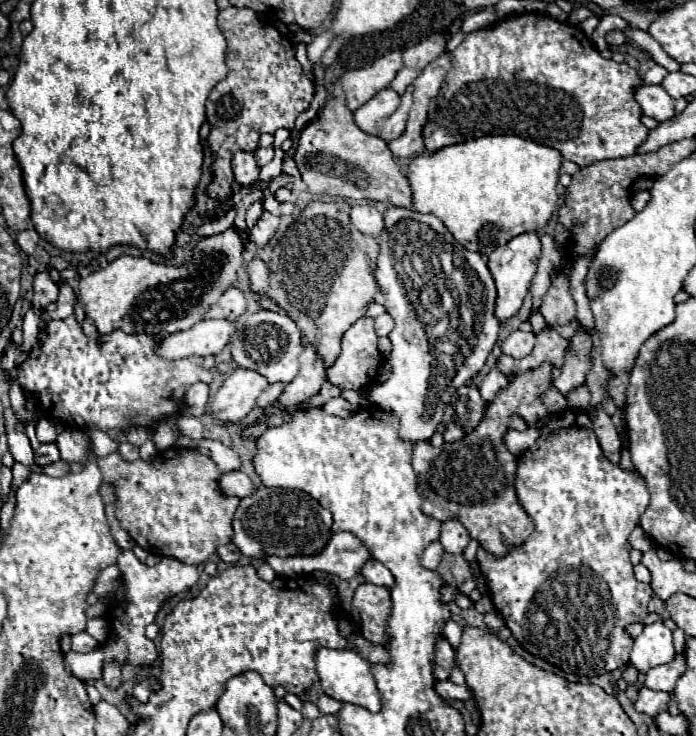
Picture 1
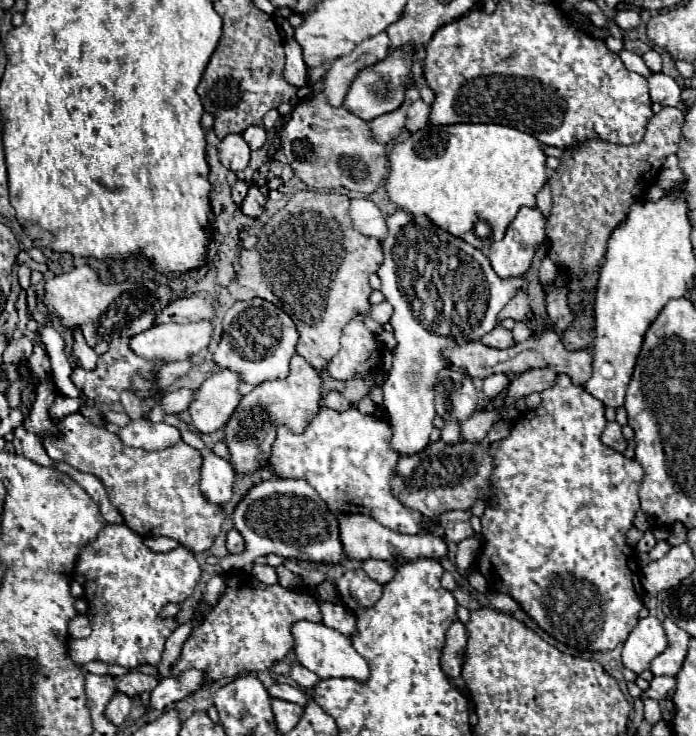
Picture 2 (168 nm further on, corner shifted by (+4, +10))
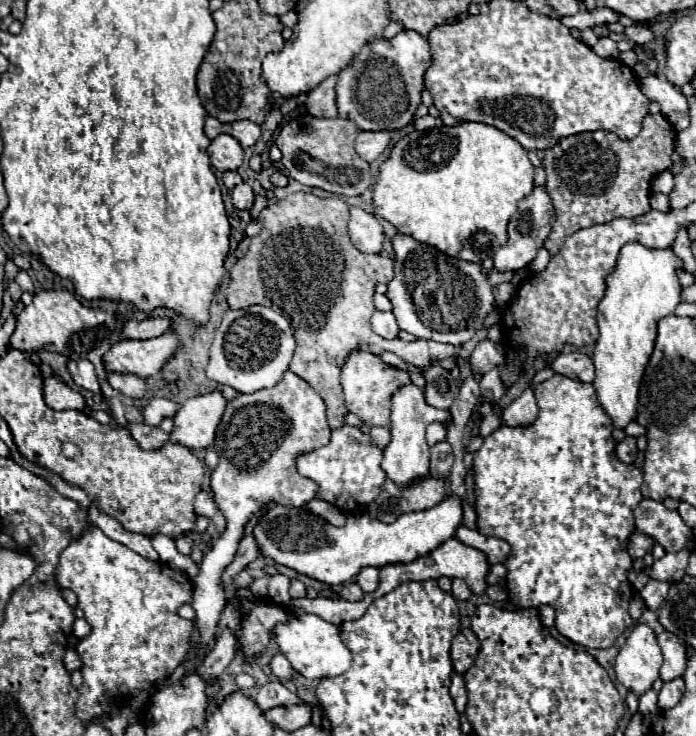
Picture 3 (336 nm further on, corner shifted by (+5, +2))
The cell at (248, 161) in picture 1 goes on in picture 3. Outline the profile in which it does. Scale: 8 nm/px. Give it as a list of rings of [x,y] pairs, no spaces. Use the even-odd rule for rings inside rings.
[[[218,135],[216,139],[212,139],[206,153],[210,157],[210,163],[218,171],[234,171],[244,161],[244,149],[230,135]]]

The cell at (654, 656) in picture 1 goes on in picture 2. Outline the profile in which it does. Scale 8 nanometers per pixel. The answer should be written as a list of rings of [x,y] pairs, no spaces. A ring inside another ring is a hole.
[[[653,615],[639,619],[635,629],[623,643],[623,655],[621,655],[623,665],[639,675],[649,667],[653,657],[663,653],[665,647],[667,647],[667,635],[663,623]]]

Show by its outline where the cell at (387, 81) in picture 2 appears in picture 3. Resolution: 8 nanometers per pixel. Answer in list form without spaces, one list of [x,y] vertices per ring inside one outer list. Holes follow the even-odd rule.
[[[410,29],[396,33],[392,39],[378,37],[366,43],[354,55],[350,65],[338,73],[338,83],[336,83],[338,115],[342,119],[354,121],[360,131],[396,131],[410,125],[414,121],[416,107],[420,105],[420,93],[424,91],[424,73],[430,65],[432,65],[430,43],[426,41],[426,37]]]

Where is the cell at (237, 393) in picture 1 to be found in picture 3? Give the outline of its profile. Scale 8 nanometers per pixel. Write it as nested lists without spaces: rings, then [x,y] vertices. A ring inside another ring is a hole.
[[[220,391],[188,399],[174,415],[170,443],[186,445],[188,449],[208,449],[214,443],[216,427],[226,409],[226,399]]]

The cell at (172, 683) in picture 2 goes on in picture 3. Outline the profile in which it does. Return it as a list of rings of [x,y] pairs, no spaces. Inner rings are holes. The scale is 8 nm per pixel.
[[[224,629],[214,645],[214,649],[206,655],[204,663],[198,667],[198,673],[204,677],[204,681],[214,679],[216,675],[220,675],[230,661],[236,655],[236,637],[234,637],[234,629]]]

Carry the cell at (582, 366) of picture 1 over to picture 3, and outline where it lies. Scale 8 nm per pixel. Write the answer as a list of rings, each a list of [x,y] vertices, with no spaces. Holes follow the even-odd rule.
[[[662,113],[646,115],[642,121],[642,129],[634,139],[620,139],[610,131],[590,131],[590,133],[578,133],[570,137],[562,137],[554,147],[546,149],[546,155],[542,159],[544,171],[546,171],[546,191],[552,197],[554,209],[556,209],[556,221],[552,225],[550,235],[544,241],[544,247],[550,251],[550,255],[558,253],[564,239],[578,229],[592,227],[596,223],[608,223],[616,217],[640,217],[642,213],[650,211],[650,181],[660,171],[666,171],[672,165],[672,151],[674,151],[676,131],[674,127],[662,117]]]

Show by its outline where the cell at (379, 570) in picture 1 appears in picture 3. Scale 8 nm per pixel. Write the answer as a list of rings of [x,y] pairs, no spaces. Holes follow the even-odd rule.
[[[364,567],[358,577],[356,583],[362,587],[364,593],[372,593],[378,589],[378,569],[376,567]]]

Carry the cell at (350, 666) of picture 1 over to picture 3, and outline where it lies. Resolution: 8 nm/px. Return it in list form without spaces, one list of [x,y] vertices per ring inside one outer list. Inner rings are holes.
[[[290,613],[286,623],[278,623],[274,627],[274,641],[282,649],[282,655],[290,661],[290,665],[304,675],[306,679],[324,679],[342,675],[352,665],[352,655],[340,641],[340,629],[318,615],[312,613]]]

